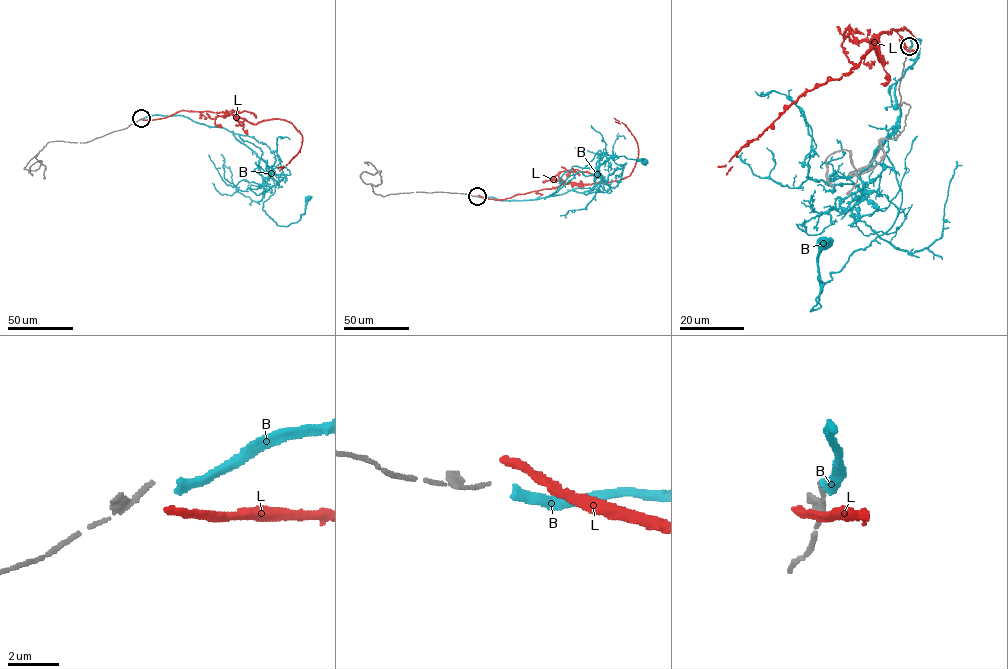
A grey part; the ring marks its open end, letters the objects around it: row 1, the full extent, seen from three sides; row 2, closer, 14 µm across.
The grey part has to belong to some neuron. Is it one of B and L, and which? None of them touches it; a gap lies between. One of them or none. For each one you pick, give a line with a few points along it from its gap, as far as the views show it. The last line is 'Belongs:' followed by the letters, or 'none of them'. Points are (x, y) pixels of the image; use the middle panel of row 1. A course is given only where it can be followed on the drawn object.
Belongs: none of them

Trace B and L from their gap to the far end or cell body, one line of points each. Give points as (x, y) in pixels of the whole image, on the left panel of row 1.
B: (142, 118), (183, 115), (231, 131), (265, 161), (275, 191), (262, 209), (278, 225), (296, 222), (308, 198)
L: (142, 119), (162, 118), (185, 110), (224, 112), (254, 124), (284, 119), (301, 134), (302, 144), (279, 170)

